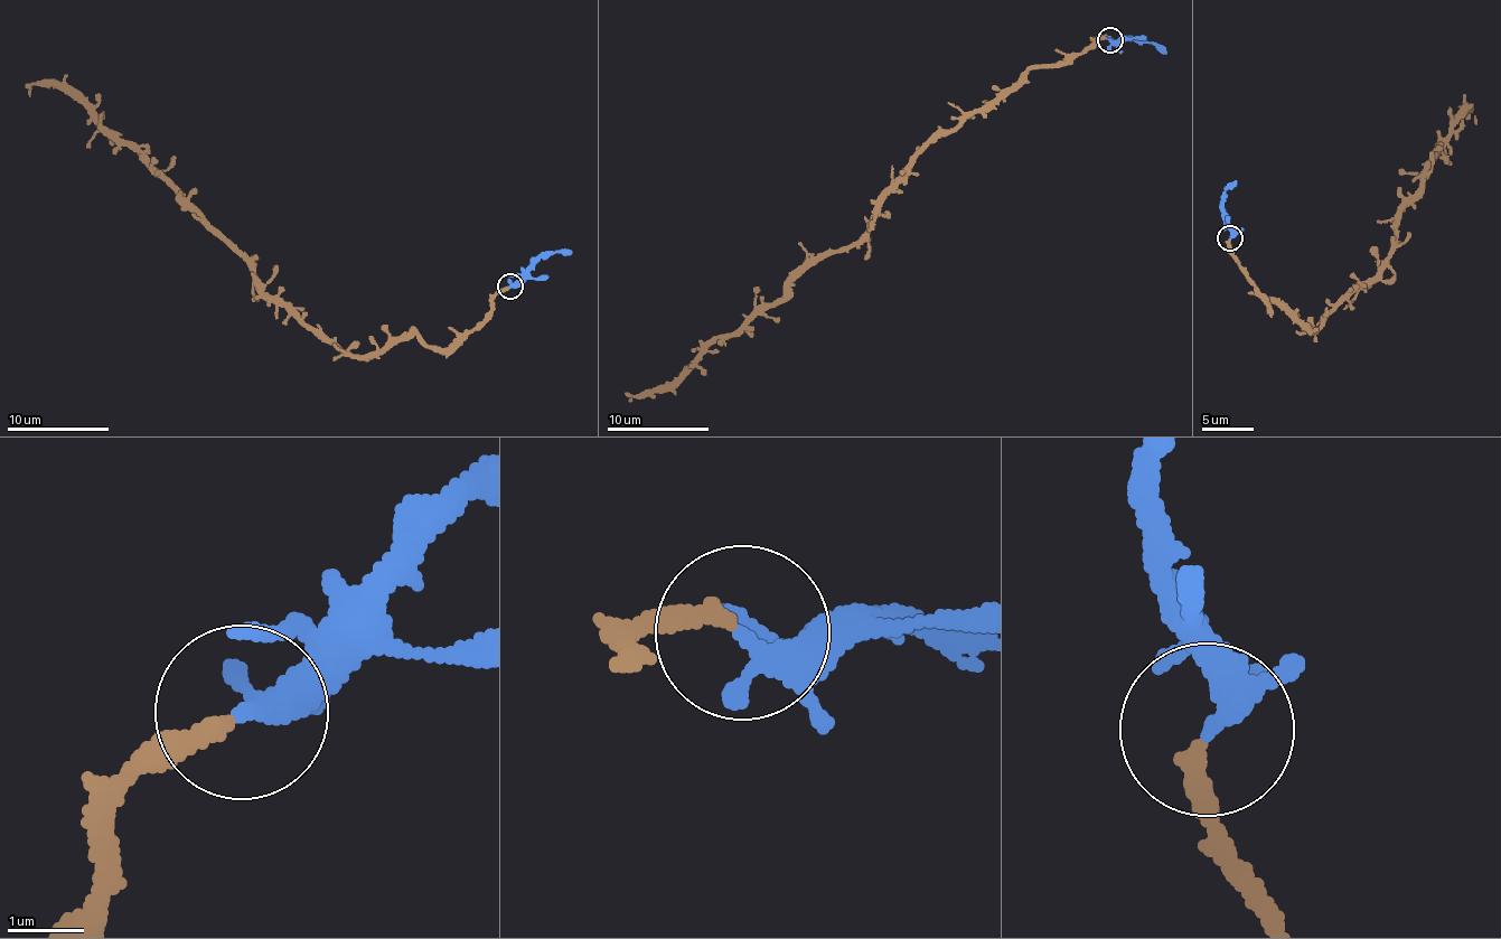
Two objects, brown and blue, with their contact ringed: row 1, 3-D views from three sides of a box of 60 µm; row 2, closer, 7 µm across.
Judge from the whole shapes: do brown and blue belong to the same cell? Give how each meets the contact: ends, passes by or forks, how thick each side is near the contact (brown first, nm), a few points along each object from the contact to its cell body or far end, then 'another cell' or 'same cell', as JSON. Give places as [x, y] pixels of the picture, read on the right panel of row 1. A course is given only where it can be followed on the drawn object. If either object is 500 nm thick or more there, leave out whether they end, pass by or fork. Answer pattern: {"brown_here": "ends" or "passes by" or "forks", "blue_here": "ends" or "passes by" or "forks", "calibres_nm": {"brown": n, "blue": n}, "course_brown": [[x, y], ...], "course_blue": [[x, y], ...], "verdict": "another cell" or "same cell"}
{"brown_here": "ends", "blue_here": "passes by", "calibres_nm": {"brown": 240, "blue": 240}, "course_brown": [[1230, 238], [1267, 312], [1310, 334], [1373, 276], [1450, 123], [1466, 109], [1476, 123]], "course_blue": [[1230, 238], [1225, 202], [1227, 187], [1236, 182]], "verdict": "same cell"}

